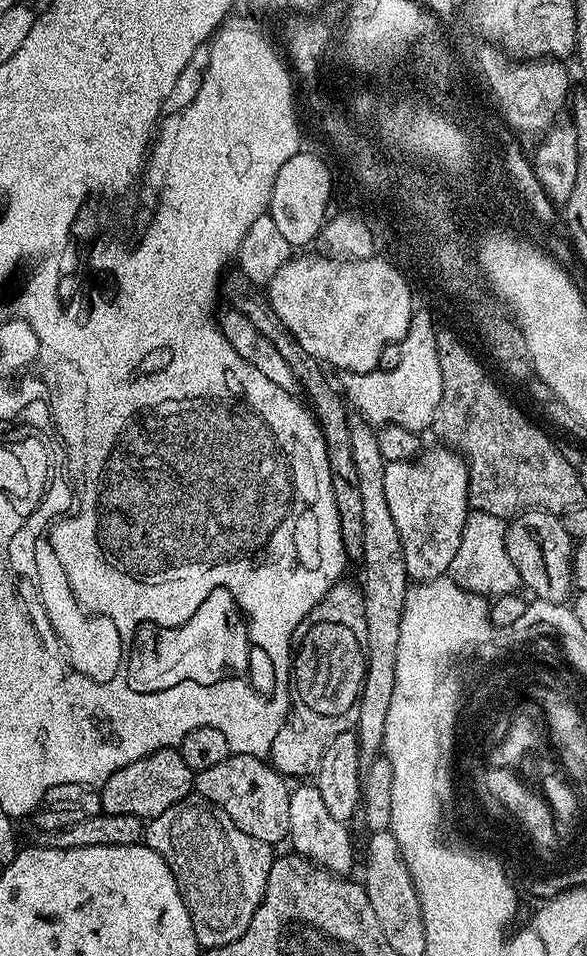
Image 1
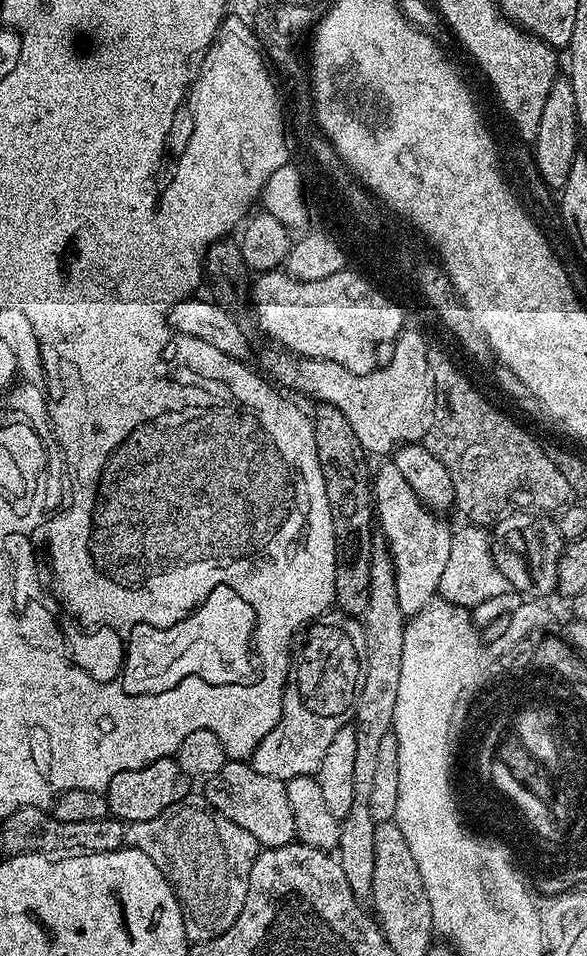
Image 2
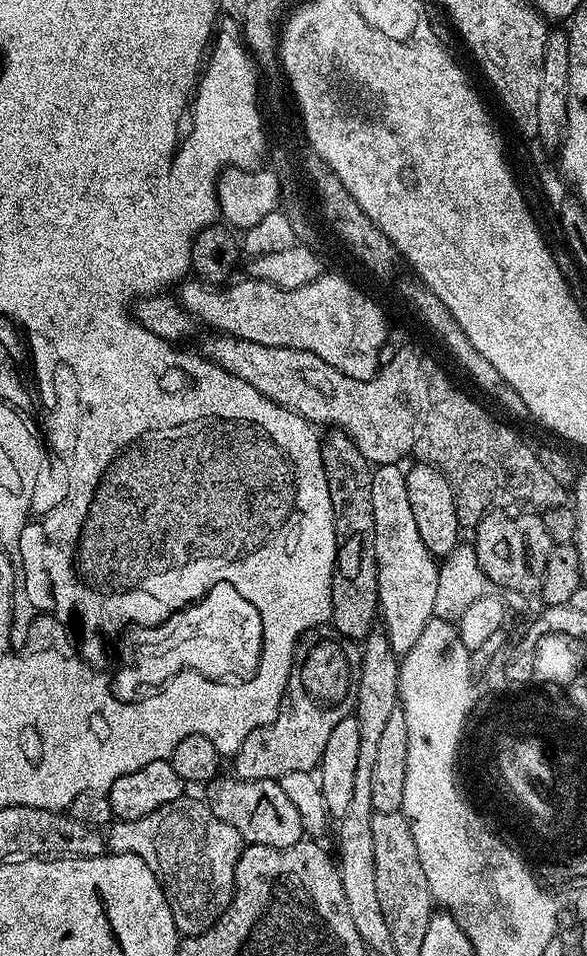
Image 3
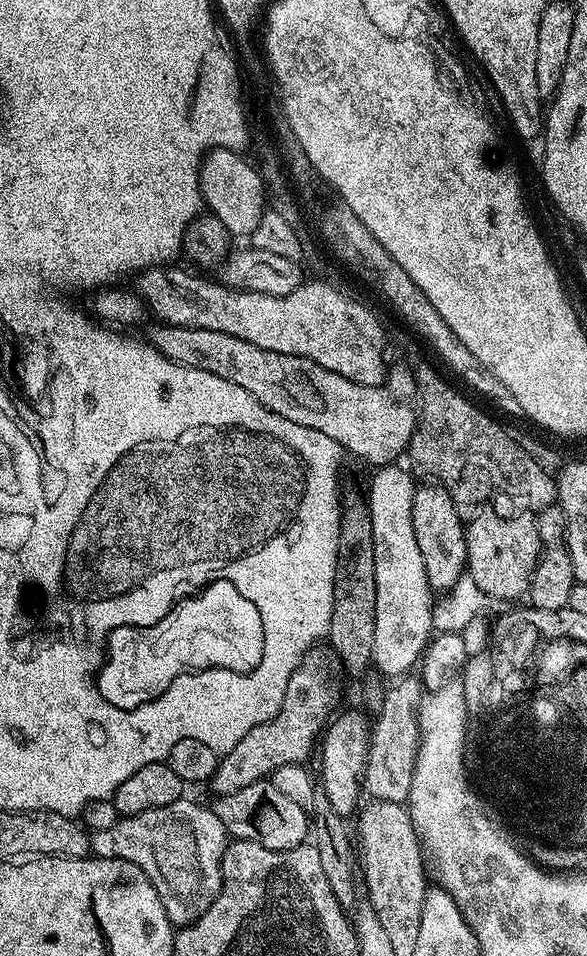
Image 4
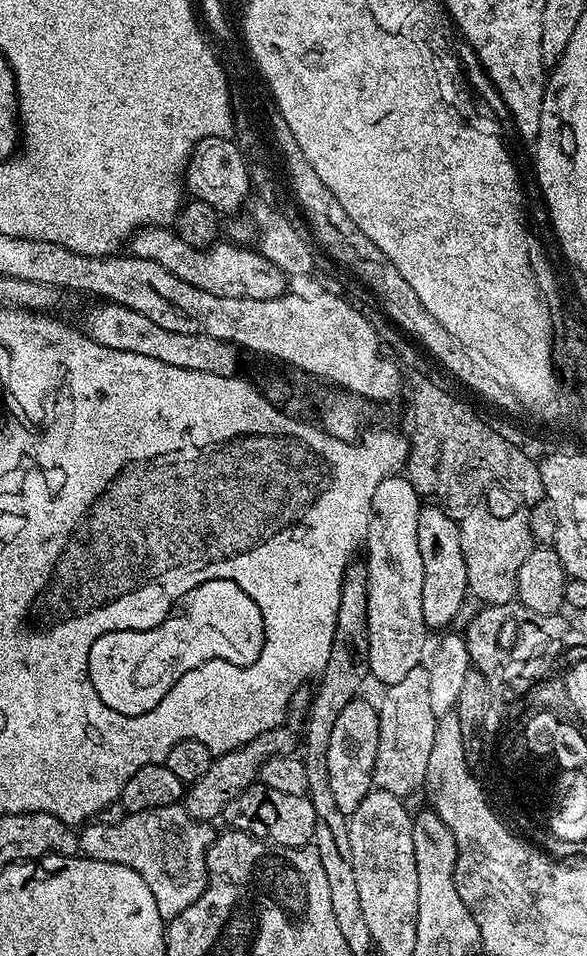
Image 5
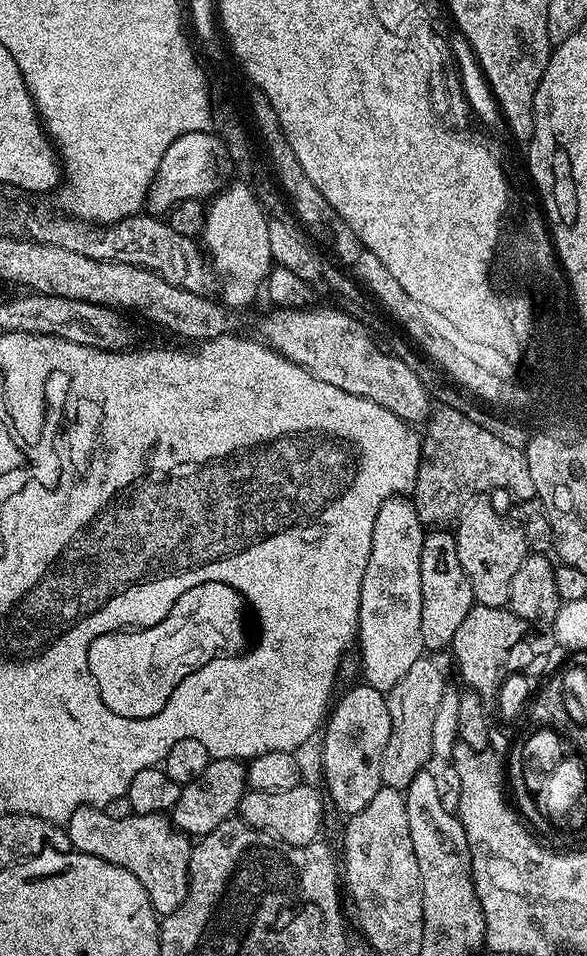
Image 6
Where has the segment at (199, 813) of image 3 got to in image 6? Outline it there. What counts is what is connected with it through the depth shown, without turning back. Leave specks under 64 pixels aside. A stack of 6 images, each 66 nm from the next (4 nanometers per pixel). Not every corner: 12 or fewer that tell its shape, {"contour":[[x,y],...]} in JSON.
{"contour":[[74,810],[75,851],[142,882],[157,917],[182,906],[193,841],[159,812]]}

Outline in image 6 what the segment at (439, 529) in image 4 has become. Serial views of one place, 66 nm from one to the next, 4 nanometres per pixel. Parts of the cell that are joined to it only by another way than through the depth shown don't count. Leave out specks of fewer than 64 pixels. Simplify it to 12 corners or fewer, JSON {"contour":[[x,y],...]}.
{"contour":[[451,531],[425,535],[422,642],[447,649],[474,603]]}

